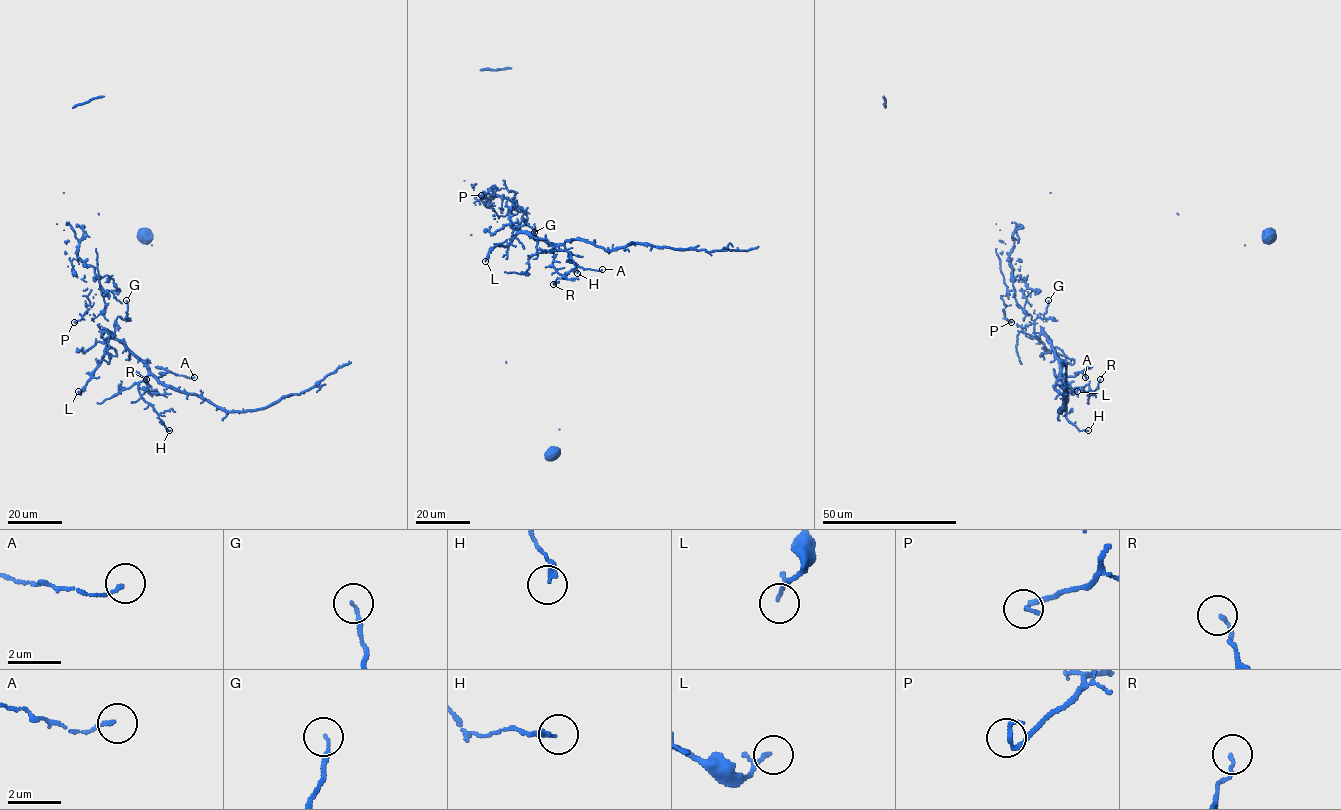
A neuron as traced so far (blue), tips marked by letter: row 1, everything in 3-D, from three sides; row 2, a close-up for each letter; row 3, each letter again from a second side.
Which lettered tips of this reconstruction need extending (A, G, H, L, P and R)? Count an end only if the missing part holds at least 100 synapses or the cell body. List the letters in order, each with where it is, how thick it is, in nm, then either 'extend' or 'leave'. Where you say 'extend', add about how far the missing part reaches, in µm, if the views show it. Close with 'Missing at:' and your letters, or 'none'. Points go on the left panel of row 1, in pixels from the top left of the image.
A: at (194, 377); 130 nm thick; leave
G: at (126, 300); 130 nm thick; leave
H: at (169, 430); 150 nm thick; leave
L: at (78, 391); 90 nm thick; leave
P: at (74, 322); 190 nm thick; leave
R: at (146, 379); 110 nm thick; leave
Missing at: none

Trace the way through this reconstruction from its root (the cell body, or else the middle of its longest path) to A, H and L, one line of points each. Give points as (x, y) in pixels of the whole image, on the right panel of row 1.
A: (1267, 235), (1244, 244), (1092, 366), (1082, 371), (1085, 377)
H: (1267, 235), (1244, 244), (1092, 366), (1075, 376), (1060, 375), (1067, 383), (1065, 418), (1080, 430), (1088, 430)
L: (1267, 235), (1244, 244), (1075, 376), (1060, 376), (1060, 362), (1048, 338), (1061, 365), (1063, 386), (1077, 391)

